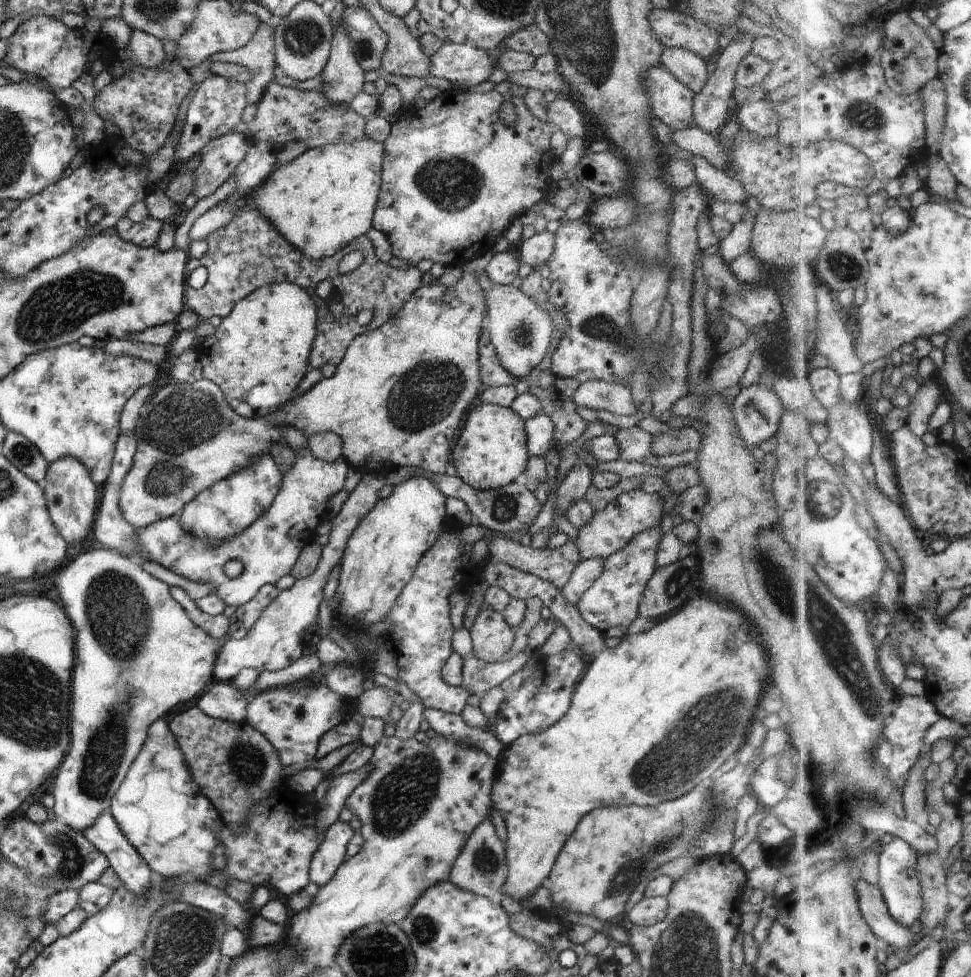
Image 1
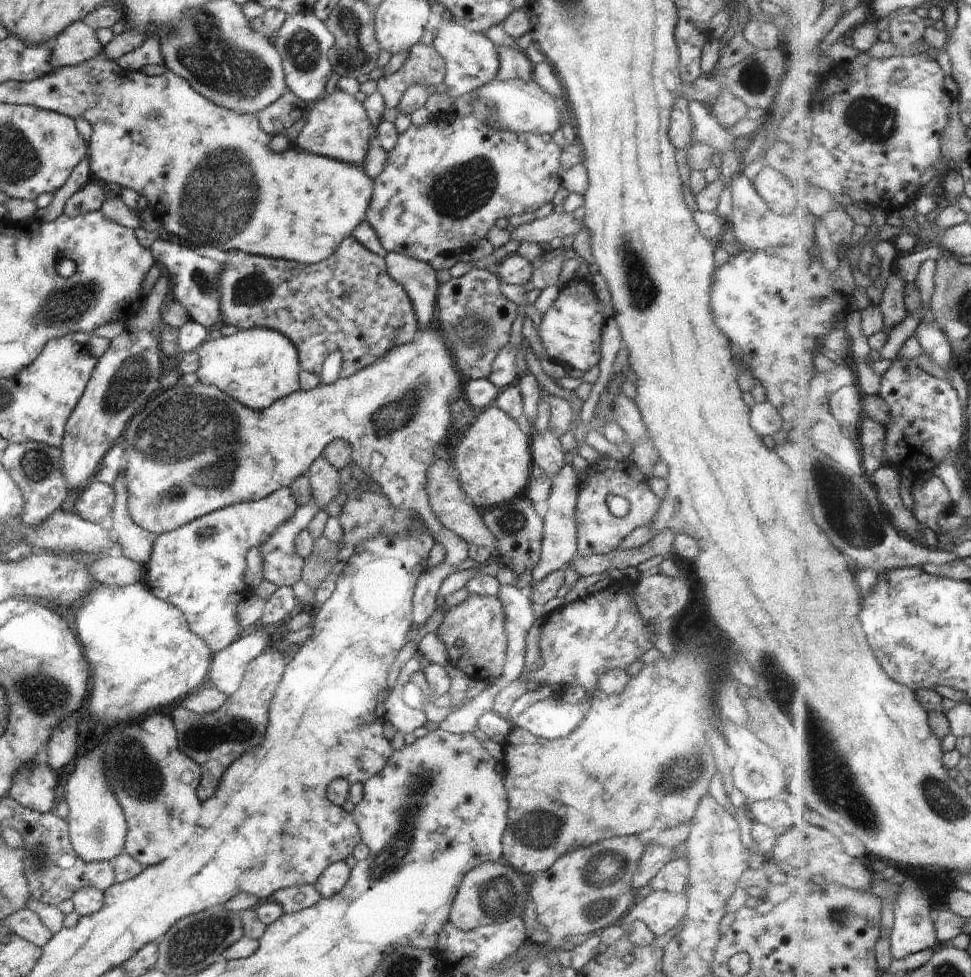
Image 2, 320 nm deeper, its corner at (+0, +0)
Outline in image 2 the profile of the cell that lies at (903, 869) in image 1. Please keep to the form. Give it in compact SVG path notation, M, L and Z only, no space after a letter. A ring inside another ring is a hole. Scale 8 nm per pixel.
M904 874L896 883L895 901L895 926L890 936L892 940L892 954L894 958L908 958L920 950L930 948L936 950L940 946L935 925L935 912L930 910L928 893L918 884L918 878L910 878L910 874Z

